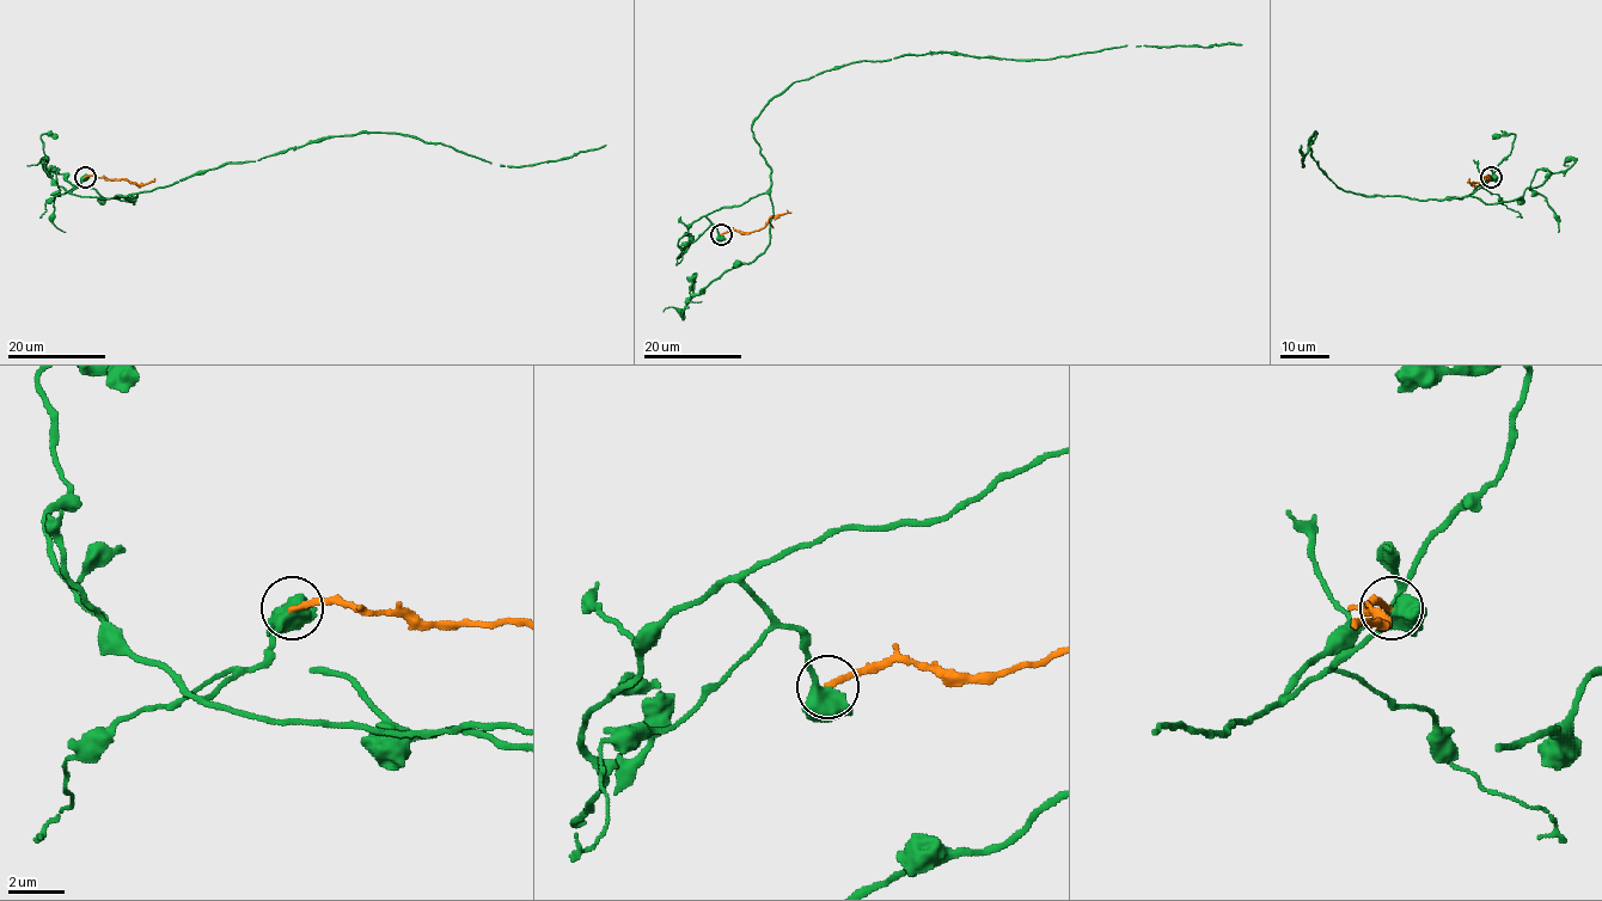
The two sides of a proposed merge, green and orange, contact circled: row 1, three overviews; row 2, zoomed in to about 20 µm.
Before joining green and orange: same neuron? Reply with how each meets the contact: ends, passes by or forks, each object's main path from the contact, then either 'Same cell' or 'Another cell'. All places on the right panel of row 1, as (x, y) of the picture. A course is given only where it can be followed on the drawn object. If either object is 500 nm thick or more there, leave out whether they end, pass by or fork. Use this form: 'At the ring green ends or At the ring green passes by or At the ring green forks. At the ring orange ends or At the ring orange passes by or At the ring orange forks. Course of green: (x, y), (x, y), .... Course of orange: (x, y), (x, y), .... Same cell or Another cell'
Course of green: (1491, 177), (1462, 198), (1362, 196), (1338, 188), (1321, 170), (1309, 148), (1315, 133), (1303, 166), (1302, 145). Course of orange: (1491, 176), (1474, 184), (1469, 178). Another cell

